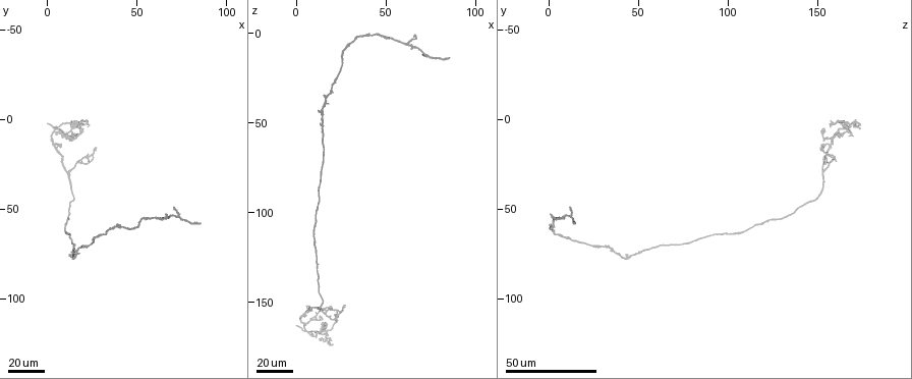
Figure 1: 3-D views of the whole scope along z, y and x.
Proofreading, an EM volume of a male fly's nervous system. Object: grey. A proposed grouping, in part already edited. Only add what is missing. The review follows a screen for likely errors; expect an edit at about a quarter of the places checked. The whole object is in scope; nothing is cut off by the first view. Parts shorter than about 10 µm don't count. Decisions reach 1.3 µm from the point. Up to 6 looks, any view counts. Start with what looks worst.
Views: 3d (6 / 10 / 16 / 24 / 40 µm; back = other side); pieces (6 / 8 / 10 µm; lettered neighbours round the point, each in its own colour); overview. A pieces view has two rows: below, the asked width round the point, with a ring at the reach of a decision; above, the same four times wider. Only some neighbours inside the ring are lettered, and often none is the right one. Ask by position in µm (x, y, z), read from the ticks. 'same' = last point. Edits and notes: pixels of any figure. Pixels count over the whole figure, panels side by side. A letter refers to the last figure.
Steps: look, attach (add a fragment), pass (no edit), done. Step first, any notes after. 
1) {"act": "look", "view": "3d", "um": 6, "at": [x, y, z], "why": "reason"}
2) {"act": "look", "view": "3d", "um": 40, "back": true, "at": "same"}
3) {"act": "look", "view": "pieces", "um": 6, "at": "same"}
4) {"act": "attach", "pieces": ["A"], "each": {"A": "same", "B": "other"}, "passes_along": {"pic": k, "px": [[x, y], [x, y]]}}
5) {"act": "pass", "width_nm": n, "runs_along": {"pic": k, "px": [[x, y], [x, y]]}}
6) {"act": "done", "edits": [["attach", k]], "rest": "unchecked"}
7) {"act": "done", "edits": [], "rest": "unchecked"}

{"act": "look", "view": "3d", "um": 40, "at": [0, 3, 163], "why": "branch stops here"}

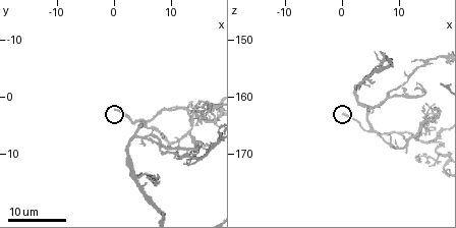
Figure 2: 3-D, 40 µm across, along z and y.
{"act": "look", "view": "pieces", "um": 10, "at": [0.5, 2.0, 163.0]}

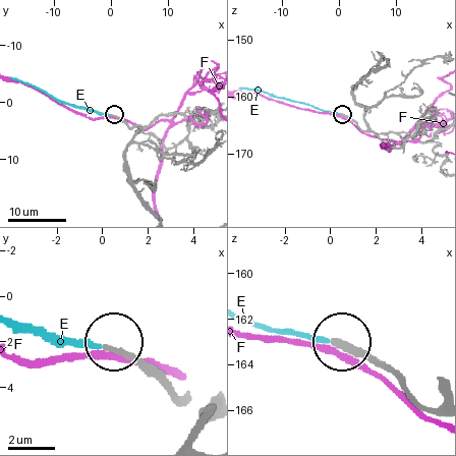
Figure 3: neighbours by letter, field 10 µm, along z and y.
{"act": "attach", "pieces": ["E"], "each": {"E": "same", "F": "other"}, "passes_along": {"pic": 3, "px": [[354, 121], [253, 89]]}, "found": "it goes on there"}

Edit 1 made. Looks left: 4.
{"act": "look", "view": "overview", "why": "redraw"}

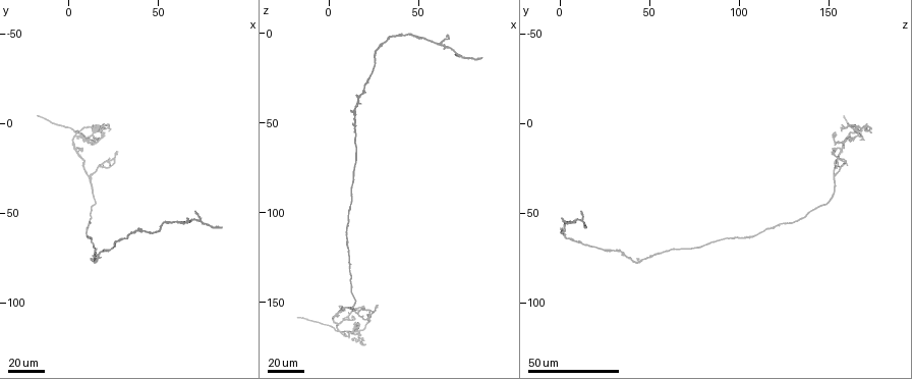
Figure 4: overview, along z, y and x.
{"act": "look", "view": "3d", "um": 40, "at": [-17, -4, 158], "why": "branch stops here"}

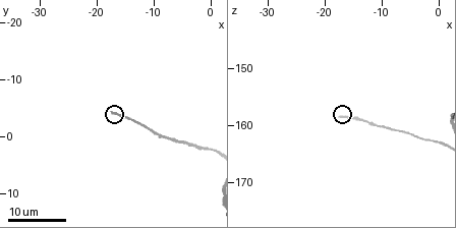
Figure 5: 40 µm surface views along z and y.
{"act": "look", "view": "pieces", "um": 10, "at": [-17.0, -4.5, 158.5]}

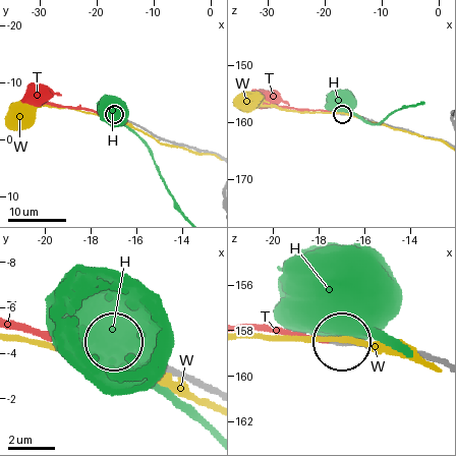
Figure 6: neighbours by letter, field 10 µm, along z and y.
{"act": "attach", "pieces": ["T"], "width_nm": 250, "each": {"H": "other", "T": "same", "W": "other"}, "found": "the neuron continues"}

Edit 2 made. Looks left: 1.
{"act": "done", "edits": [["attach", 3], ["attach", 6]], "rest": "unchecked"}

